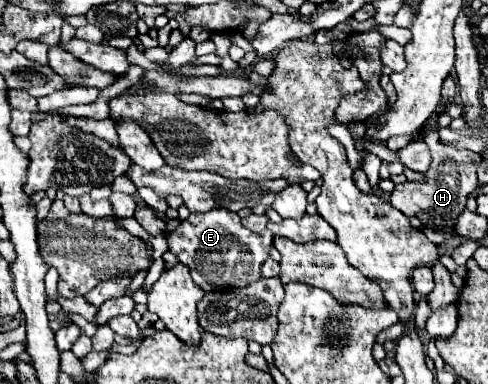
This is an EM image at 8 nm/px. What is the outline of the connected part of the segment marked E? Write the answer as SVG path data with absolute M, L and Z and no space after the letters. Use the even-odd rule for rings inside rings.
M212 209L206 213L190 213L190 217L182 220L180 227L168 233L170 251L190 269L190 275L196 285L204 291L218 289L238 289L246 287L252 281L260 279L260 267L270 255L272 247L272 231L252 233L242 227L238 213L228 209Z

